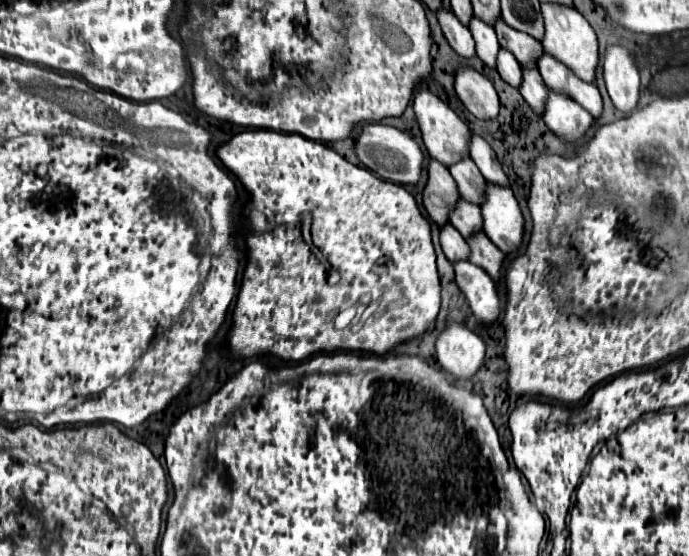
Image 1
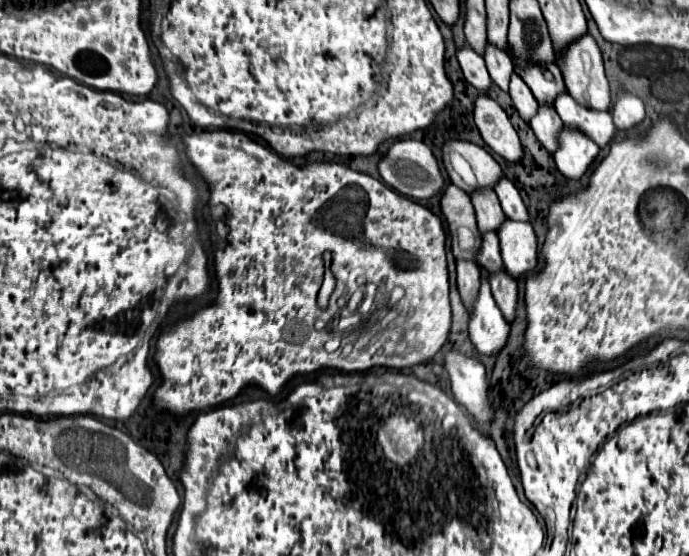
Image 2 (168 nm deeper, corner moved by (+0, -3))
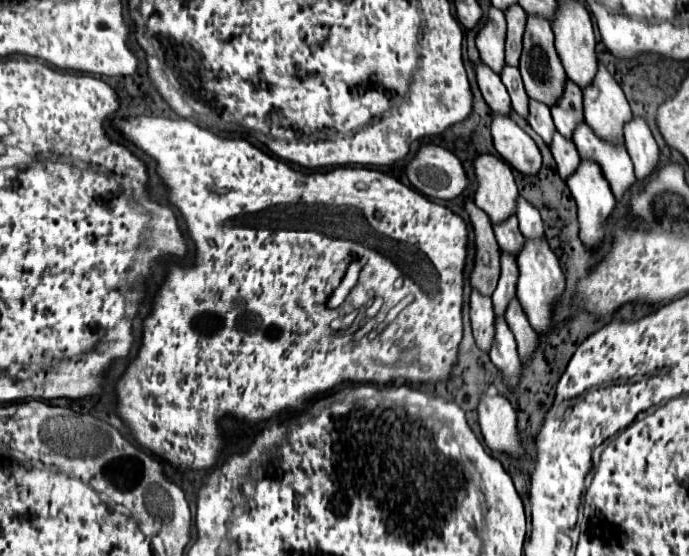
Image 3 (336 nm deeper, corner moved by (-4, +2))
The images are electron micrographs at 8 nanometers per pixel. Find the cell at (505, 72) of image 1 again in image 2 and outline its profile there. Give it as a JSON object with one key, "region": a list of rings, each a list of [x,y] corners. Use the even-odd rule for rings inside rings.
{"region":[[[517,75],[511,77],[511,87],[509,87],[509,95],[513,99],[515,109],[521,113],[521,117],[529,123],[531,117],[537,113],[539,103],[535,101],[535,97],[531,97],[531,89],[527,89],[527,85],[523,85],[523,81],[519,81]]]}

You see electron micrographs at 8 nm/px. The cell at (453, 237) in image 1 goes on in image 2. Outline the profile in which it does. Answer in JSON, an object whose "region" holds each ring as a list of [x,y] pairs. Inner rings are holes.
{"region":[[[457,261],[457,287],[463,305],[471,313],[471,297],[475,297],[475,289],[479,289],[479,267],[473,261]]]}

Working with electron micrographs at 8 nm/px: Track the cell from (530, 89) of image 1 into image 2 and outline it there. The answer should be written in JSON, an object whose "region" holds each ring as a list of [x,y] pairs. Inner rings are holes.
{"region":[[[541,105],[539,113],[531,119],[531,129],[535,131],[539,143],[549,153],[555,153],[555,149],[559,149],[559,129],[561,127],[563,127],[563,121],[555,113],[555,109],[547,105]]]}

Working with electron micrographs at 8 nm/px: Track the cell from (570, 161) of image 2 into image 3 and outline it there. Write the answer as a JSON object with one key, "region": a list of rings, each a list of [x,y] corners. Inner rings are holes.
{"region":[[[581,160],[567,178],[567,186],[579,208],[579,236],[585,246],[597,246],[603,240],[603,222],[615,208],[615,196],[601,168],[593,160]]]}

